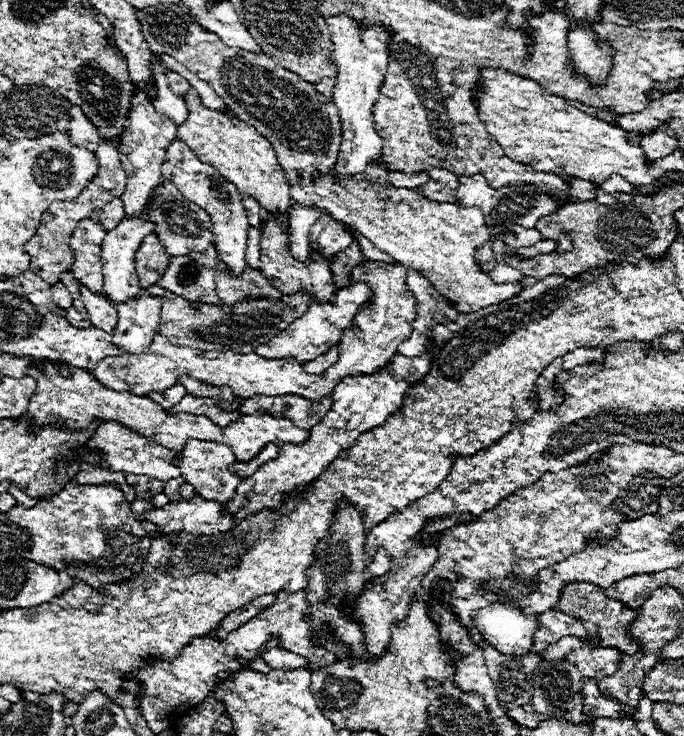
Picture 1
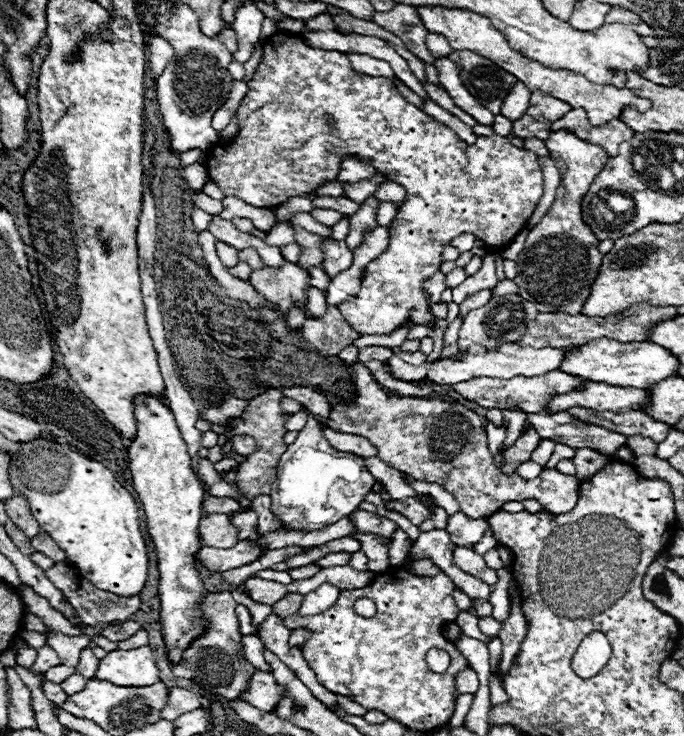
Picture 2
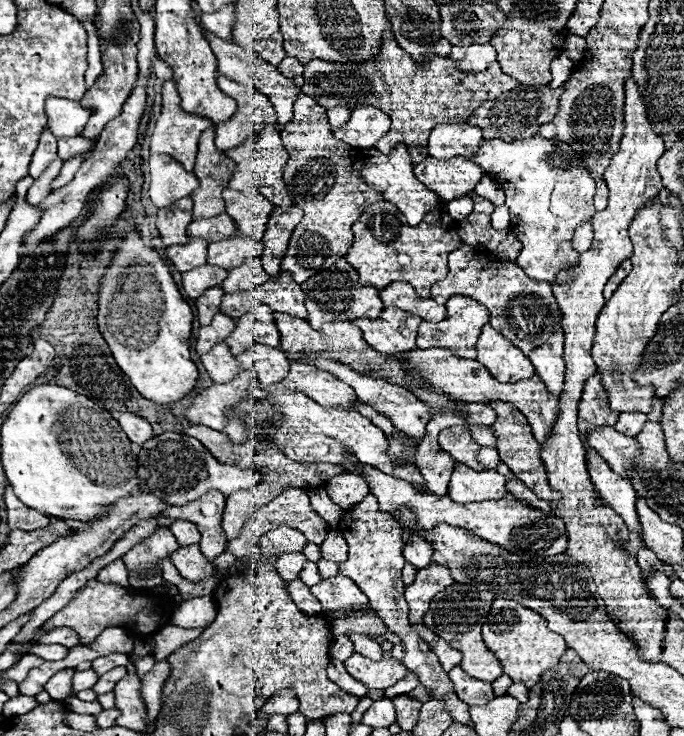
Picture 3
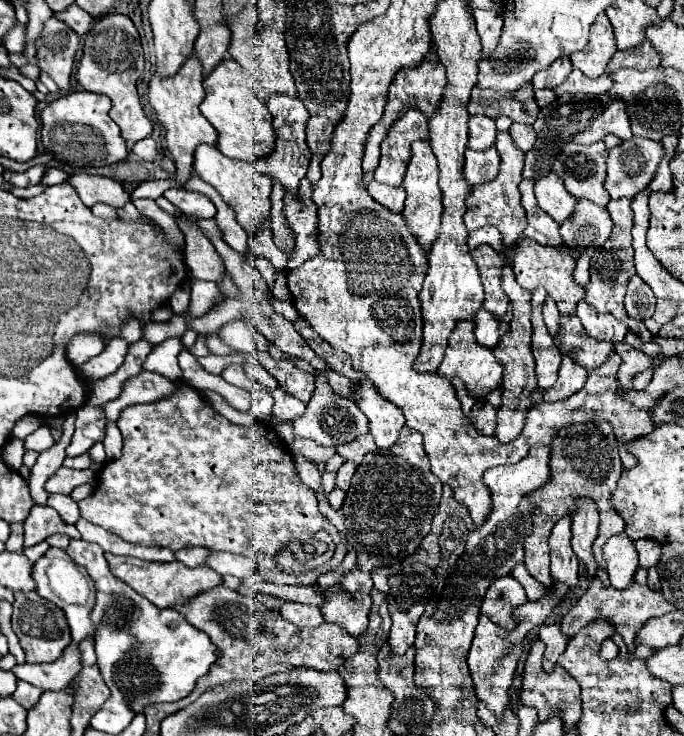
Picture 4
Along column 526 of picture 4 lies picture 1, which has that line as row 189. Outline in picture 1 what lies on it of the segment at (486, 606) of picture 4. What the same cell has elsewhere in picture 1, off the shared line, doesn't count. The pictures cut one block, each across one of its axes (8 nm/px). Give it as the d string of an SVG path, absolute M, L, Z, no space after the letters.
M598 186L596 202L604 204L604 206L612 206L612 204L620 204L620 202L630 202L630 200L632 200L632 194L624 194L624 192L618 192L618 194L606 194L606 192L602 192L602 188Z

